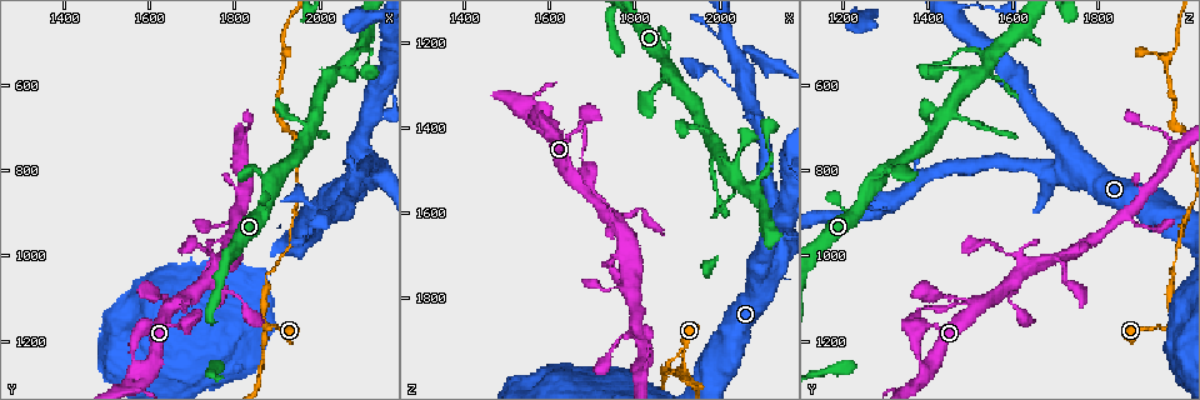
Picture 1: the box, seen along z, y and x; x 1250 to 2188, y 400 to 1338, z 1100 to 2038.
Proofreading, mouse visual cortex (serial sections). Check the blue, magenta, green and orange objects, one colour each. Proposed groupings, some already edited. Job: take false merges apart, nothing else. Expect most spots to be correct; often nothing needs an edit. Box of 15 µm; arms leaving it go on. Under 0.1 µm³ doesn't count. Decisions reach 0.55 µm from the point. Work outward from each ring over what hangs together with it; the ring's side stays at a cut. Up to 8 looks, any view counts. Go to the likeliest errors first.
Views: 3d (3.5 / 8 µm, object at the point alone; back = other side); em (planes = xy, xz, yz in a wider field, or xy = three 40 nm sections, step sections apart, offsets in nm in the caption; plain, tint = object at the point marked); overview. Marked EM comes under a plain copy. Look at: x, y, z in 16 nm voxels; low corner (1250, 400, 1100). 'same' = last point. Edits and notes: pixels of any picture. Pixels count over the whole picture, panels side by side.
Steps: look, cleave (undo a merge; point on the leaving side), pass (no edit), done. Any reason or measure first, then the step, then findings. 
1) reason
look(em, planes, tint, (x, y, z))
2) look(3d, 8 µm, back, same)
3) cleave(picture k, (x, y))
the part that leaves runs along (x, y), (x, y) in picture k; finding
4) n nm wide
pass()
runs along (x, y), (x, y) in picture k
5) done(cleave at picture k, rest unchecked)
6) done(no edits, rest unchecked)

sharp bend
look(3d, 3.5 µm, (1870, 1160, 1970))

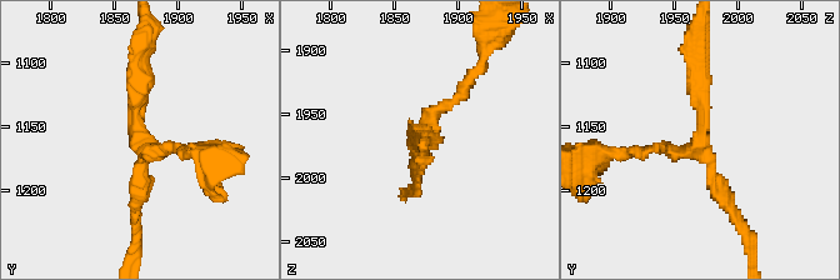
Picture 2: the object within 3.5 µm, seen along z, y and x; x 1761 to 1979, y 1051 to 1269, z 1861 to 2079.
look(em, xy, step 1, tint, (1874, 1168, 1964))

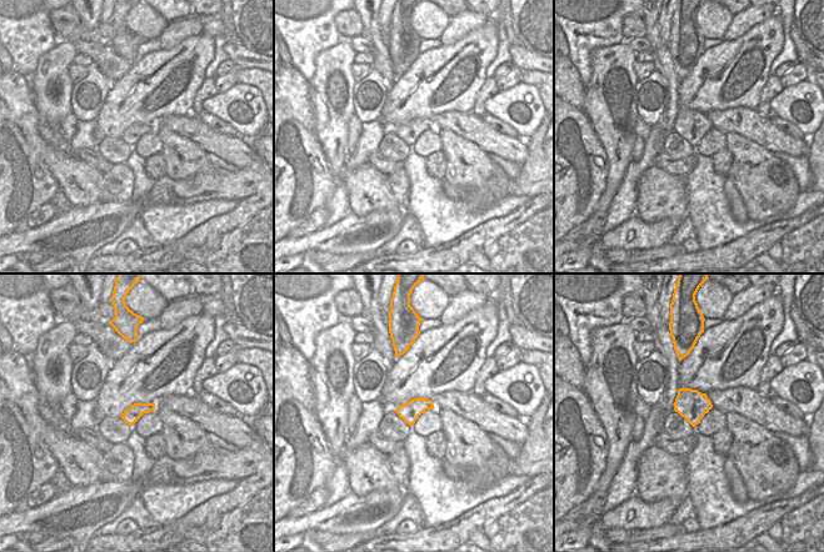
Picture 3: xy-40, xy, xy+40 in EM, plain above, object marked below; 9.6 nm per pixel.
another direction
look(em, planes, tint, same)

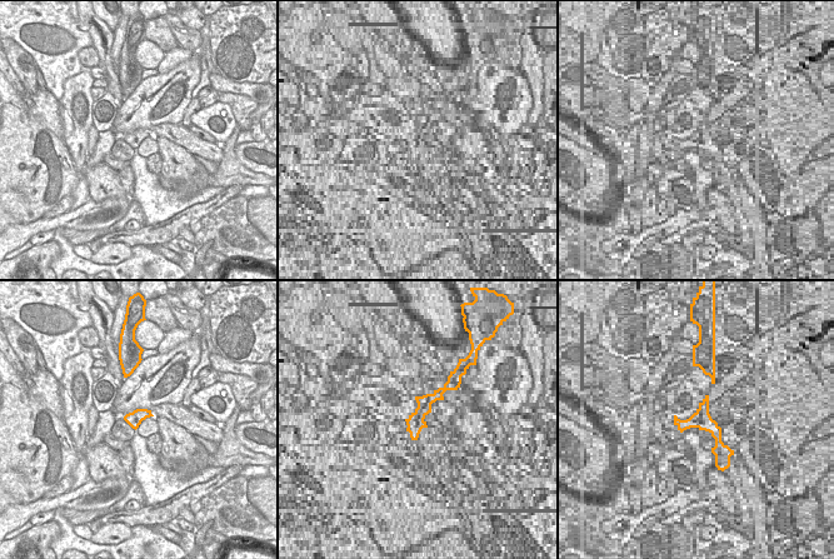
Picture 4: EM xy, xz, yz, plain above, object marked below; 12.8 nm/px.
pass()
runs along (634, 151), (701, 140), (698, 68) in picture 2; all the same cell

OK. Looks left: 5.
arms part here
look(3d, 8 µm, (1790, 1015, 1690))

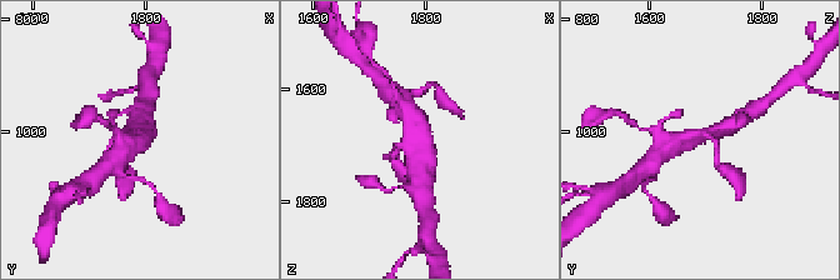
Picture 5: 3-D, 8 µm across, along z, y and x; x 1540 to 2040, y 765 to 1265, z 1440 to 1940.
zoom in
look(3d, 3.5 µm, (1795, 1015, 1695))

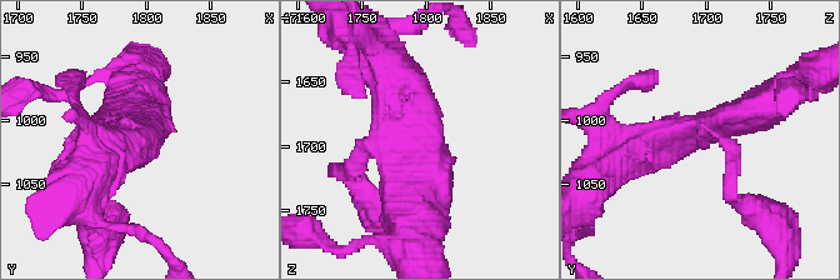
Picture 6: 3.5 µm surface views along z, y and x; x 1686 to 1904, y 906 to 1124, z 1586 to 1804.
3 arms; arms of 200, 450, 500 nm; now the EM
look(em, xy, step 1, tint, (1794, 1008, 1692))

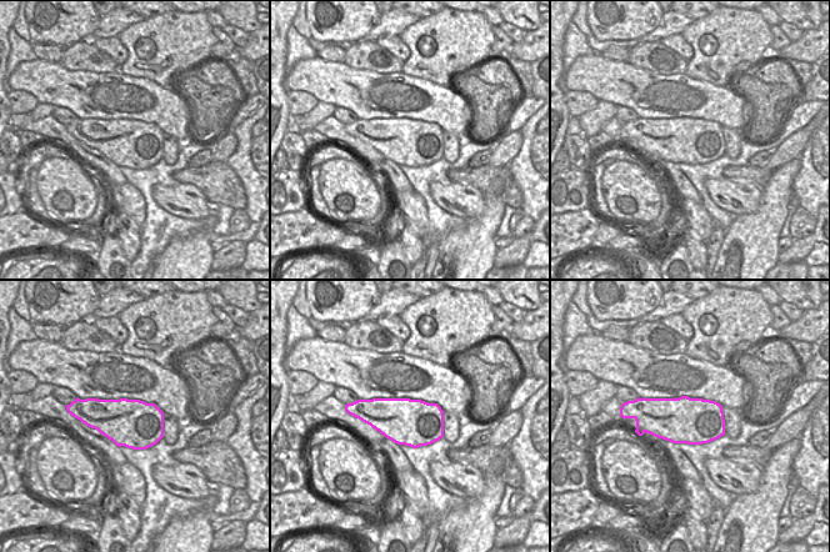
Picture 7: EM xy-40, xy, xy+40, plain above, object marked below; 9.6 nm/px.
pass()
continuous, no second cell

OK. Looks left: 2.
sudden change in width
look(3d, 3.5 µm, back, (2045, 885, 1305))

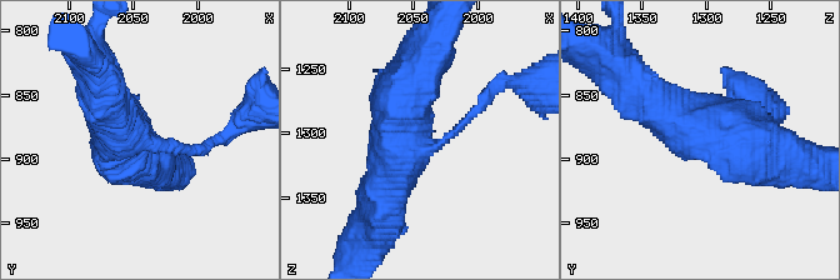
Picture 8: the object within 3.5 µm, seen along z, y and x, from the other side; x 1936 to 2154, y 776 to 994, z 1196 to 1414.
look(em, xy, step 3, tint, (2044, 886, 1310))

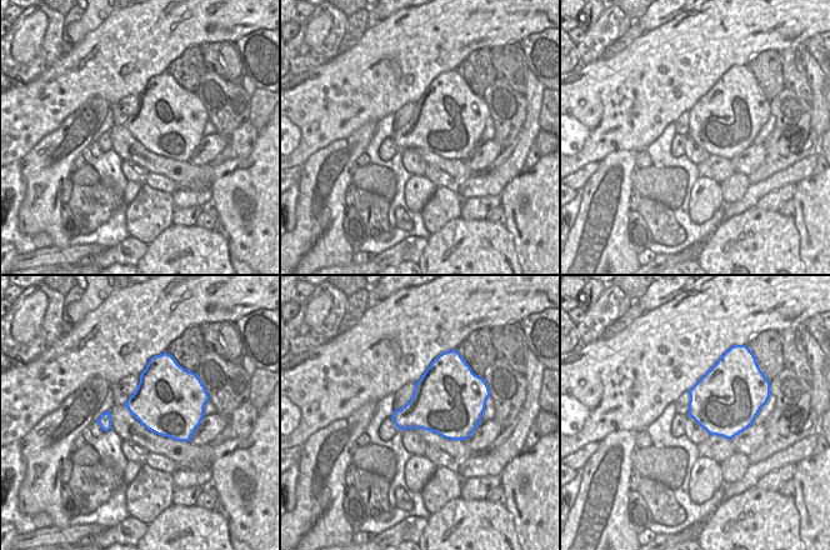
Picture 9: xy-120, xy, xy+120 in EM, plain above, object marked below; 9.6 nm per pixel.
pass()
runs along (628, 81), (685, 128), (765, 146) in picture 8; all the same cell

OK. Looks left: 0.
done(no edits, rest unchecked)

